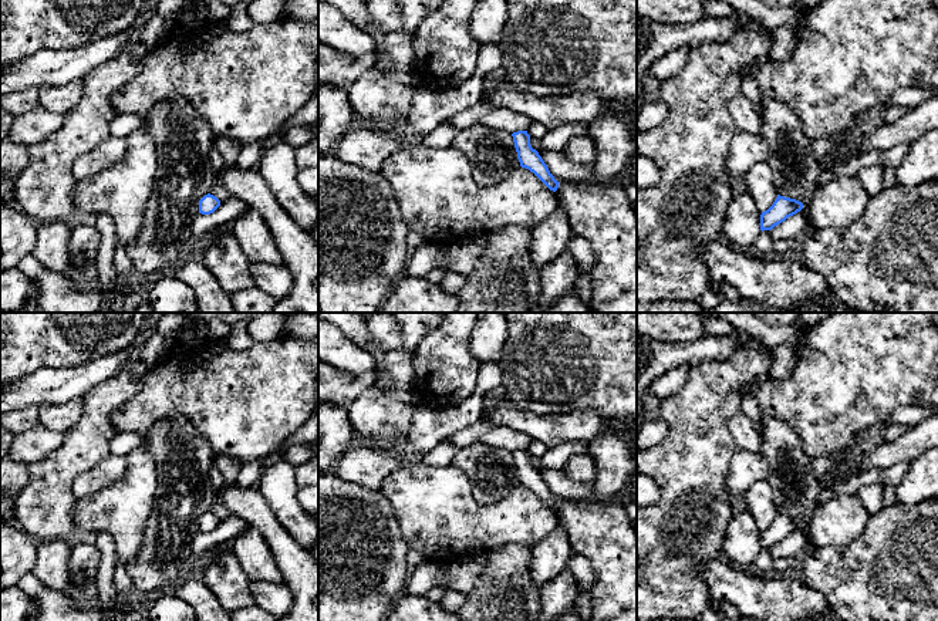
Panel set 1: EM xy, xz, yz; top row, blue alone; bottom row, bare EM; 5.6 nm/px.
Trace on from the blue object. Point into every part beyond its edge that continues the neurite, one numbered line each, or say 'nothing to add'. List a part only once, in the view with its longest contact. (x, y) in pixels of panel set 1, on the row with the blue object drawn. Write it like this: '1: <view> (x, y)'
nothing to add

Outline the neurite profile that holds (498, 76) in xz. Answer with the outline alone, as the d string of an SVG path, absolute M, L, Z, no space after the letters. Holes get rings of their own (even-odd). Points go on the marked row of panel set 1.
M496 68L492 72L489 72L487 75L485 75L482 78L482 81L483 81L483 85L490 87L490 85L502 84L507 80L506 80L505 70L503 68Z

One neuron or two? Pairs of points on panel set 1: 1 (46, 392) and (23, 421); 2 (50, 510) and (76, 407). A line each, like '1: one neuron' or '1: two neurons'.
1: two neurons
2: two neurons

